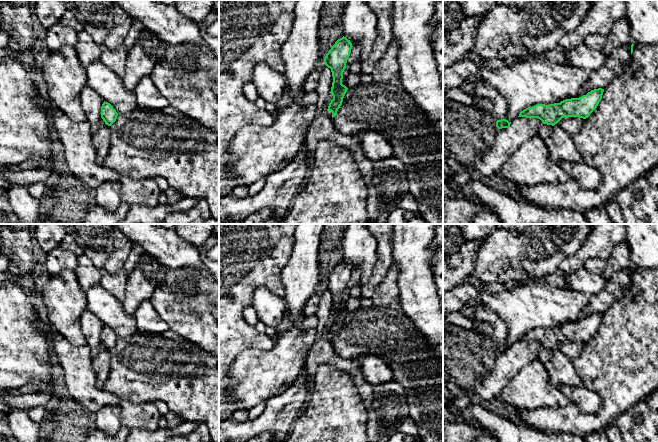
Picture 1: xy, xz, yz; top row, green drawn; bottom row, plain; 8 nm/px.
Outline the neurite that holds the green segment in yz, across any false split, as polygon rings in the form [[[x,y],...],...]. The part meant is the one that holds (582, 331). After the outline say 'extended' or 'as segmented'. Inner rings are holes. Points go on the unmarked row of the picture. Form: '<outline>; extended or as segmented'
[[[604,313],[591,314],[579,322],[571,322],[550,329],[537,328],[520,336],[518,341],[538,342],[543,348],[554,350],[564,341],[586,343],[597,332]]]; as segmented

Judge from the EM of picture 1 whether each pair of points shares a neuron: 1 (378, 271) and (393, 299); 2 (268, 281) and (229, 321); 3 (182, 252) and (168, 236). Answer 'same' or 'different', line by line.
1: different
2: same
3: same

